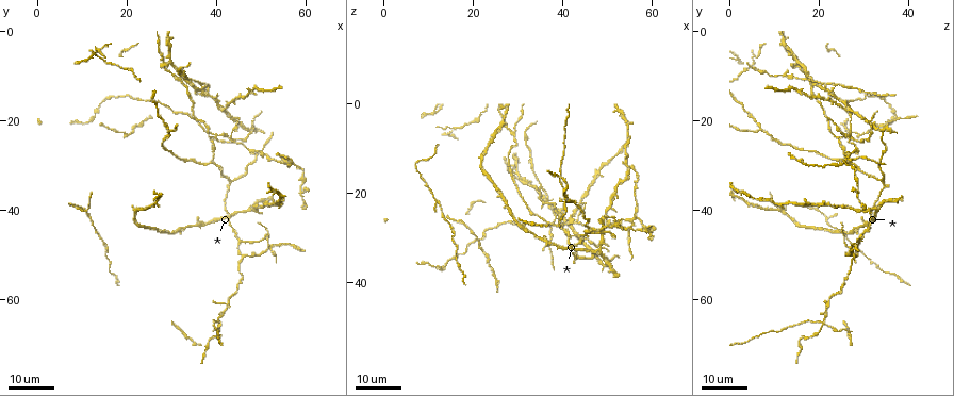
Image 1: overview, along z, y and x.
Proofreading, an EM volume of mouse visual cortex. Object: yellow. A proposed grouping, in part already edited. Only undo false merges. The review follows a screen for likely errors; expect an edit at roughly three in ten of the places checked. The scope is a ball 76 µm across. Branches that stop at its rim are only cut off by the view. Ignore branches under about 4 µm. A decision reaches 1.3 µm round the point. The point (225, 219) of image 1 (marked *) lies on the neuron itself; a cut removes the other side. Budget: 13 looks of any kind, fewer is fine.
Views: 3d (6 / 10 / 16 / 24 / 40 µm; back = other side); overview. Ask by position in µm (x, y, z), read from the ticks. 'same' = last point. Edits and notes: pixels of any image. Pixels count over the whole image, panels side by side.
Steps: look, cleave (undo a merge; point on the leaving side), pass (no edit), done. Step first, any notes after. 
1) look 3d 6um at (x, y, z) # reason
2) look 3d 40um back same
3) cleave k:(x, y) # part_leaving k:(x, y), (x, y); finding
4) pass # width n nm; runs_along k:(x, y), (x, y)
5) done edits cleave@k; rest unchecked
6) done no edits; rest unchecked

look 3d 16um at (21.5, 21.0, 33.0)

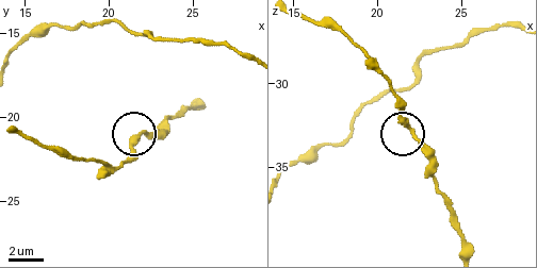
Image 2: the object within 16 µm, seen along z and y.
look 3d 10um at (22.0, 20.9, 32.9)

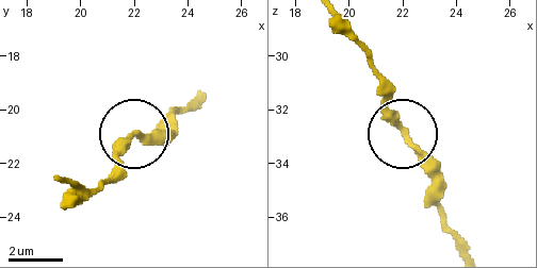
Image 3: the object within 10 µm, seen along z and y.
look 3d 10um back at (22.0, 20.9, 32.9)

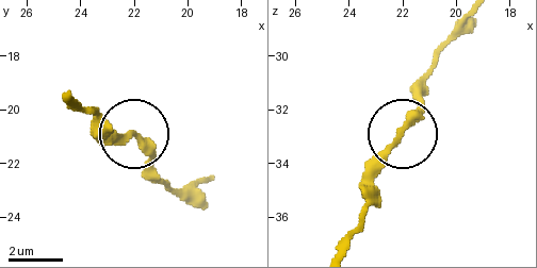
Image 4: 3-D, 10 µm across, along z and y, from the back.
pass # width 260 nm; continuous, no second neuron

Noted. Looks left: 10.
look 3d 16um at (52.5, 49.0, 27.0) # looks like a crossing

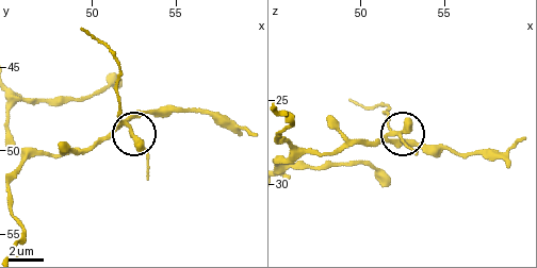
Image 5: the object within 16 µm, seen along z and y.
look 3d 10um at (52.2, 48.4, 27.0) # closer look

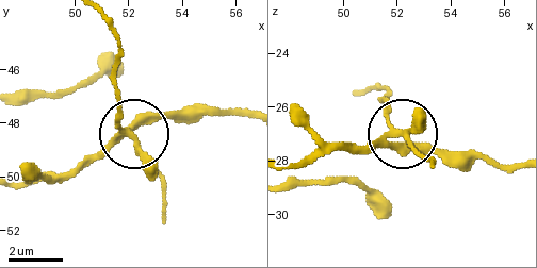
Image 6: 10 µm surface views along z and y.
cleave 6:(119, 111) # part_leaving 6:(129, 137), (117, 119), (117, 37), (111, 23); two neurons meet here

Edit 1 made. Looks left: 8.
look 3d 16um at (42.0, 17.5, 25.5)

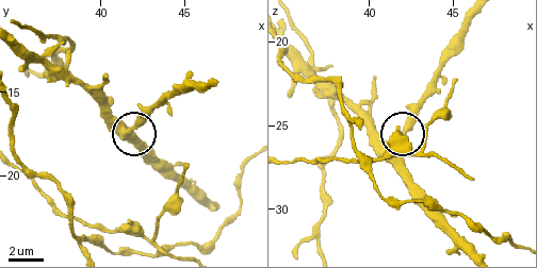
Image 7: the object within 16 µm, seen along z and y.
look 3d 6um same

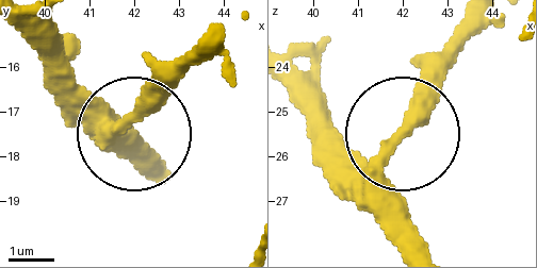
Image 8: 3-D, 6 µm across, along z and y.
pass # width 370 nm; runs_along 8:(293, 98), (350, 151), (392, 151), (392, 243); one neuron here

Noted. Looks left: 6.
look 3d 16um at (43.0, 24.0, 27.0) # a fork

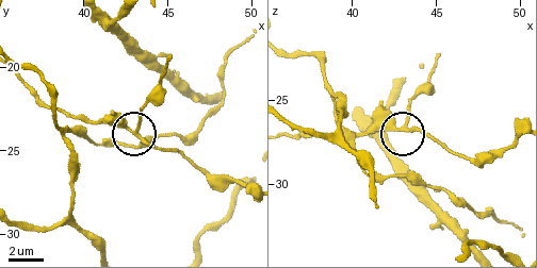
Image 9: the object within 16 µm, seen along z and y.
look 3d 10um at (43.2, 23.9, 26.6)

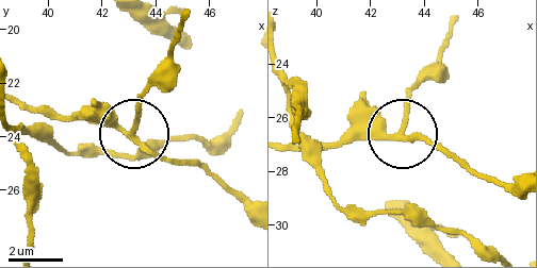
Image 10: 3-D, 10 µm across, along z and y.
pass # arms 3; all the same neuron

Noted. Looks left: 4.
look 3d 16um at (42.5, 34.5, 34.0) # thick turns thin

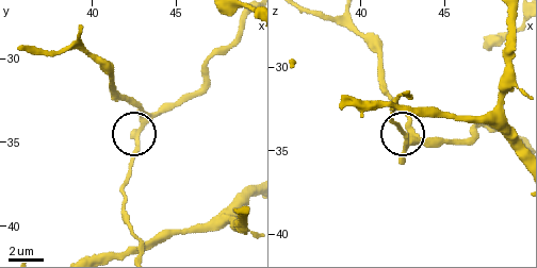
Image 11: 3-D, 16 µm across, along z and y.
look 3d 6um at (42.7, 34.9, 34.7) # closer look

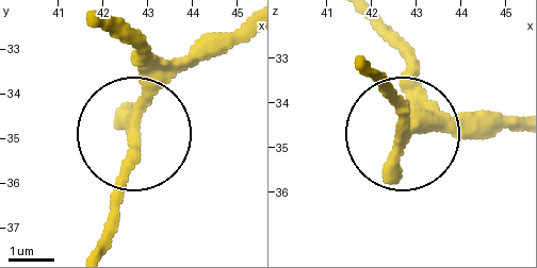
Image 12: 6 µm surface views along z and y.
look 3d 6um back at (42.70, 34.80, 34.60) # from behind

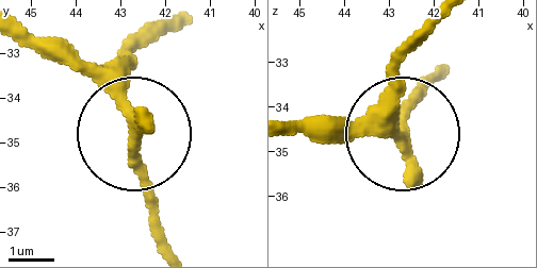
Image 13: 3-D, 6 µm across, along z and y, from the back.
pass # width 220 nm; runs_along 13:(167, 249), (137, 146), (126, 47); continuous, no second neuron

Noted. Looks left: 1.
done edits cleave@6; rest unchecked

